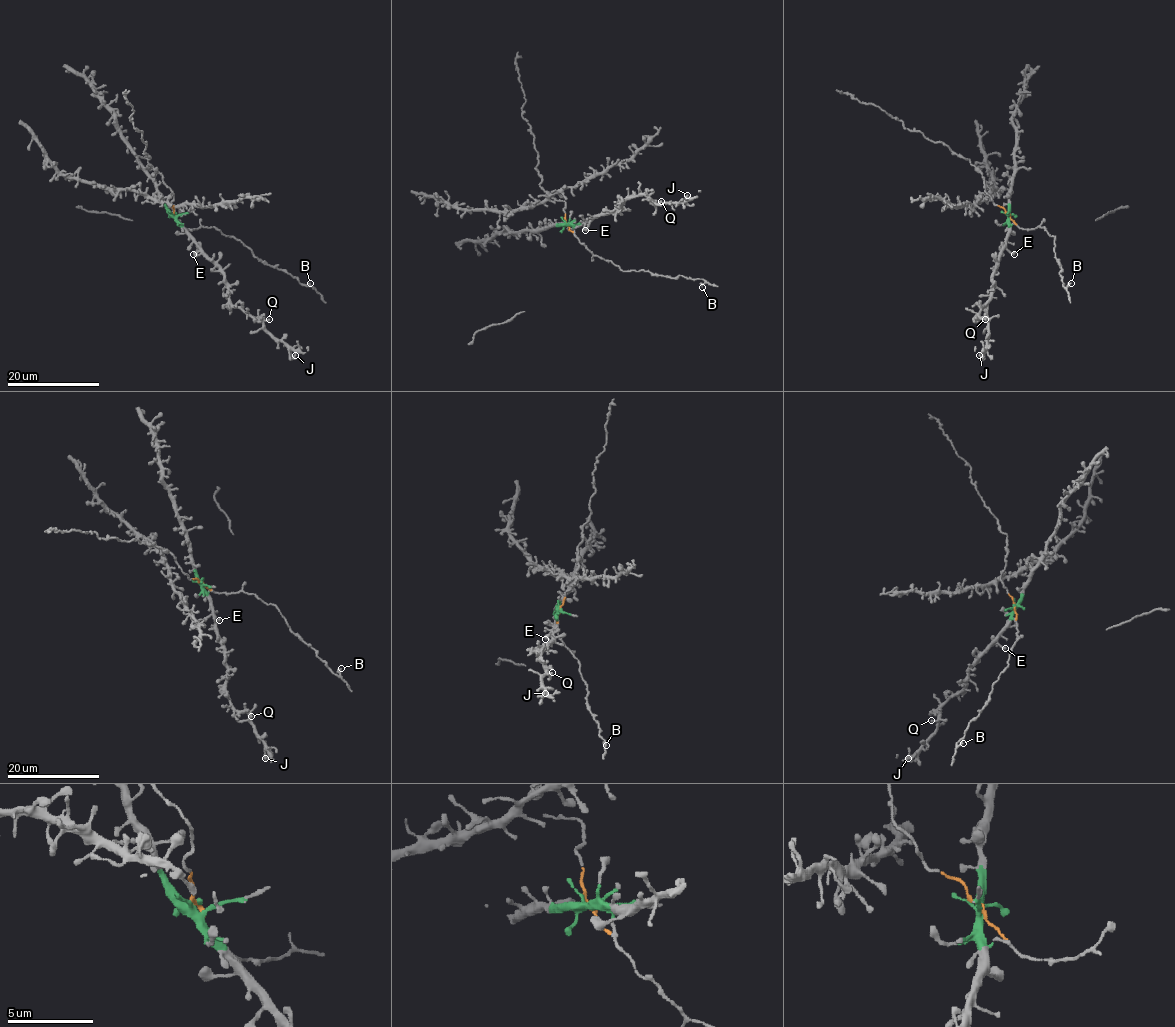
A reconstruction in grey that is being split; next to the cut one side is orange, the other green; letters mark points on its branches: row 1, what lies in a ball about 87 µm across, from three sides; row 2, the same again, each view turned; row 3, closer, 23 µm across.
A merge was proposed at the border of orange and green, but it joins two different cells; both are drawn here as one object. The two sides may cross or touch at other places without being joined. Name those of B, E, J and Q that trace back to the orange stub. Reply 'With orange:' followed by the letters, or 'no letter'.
With orange: B

